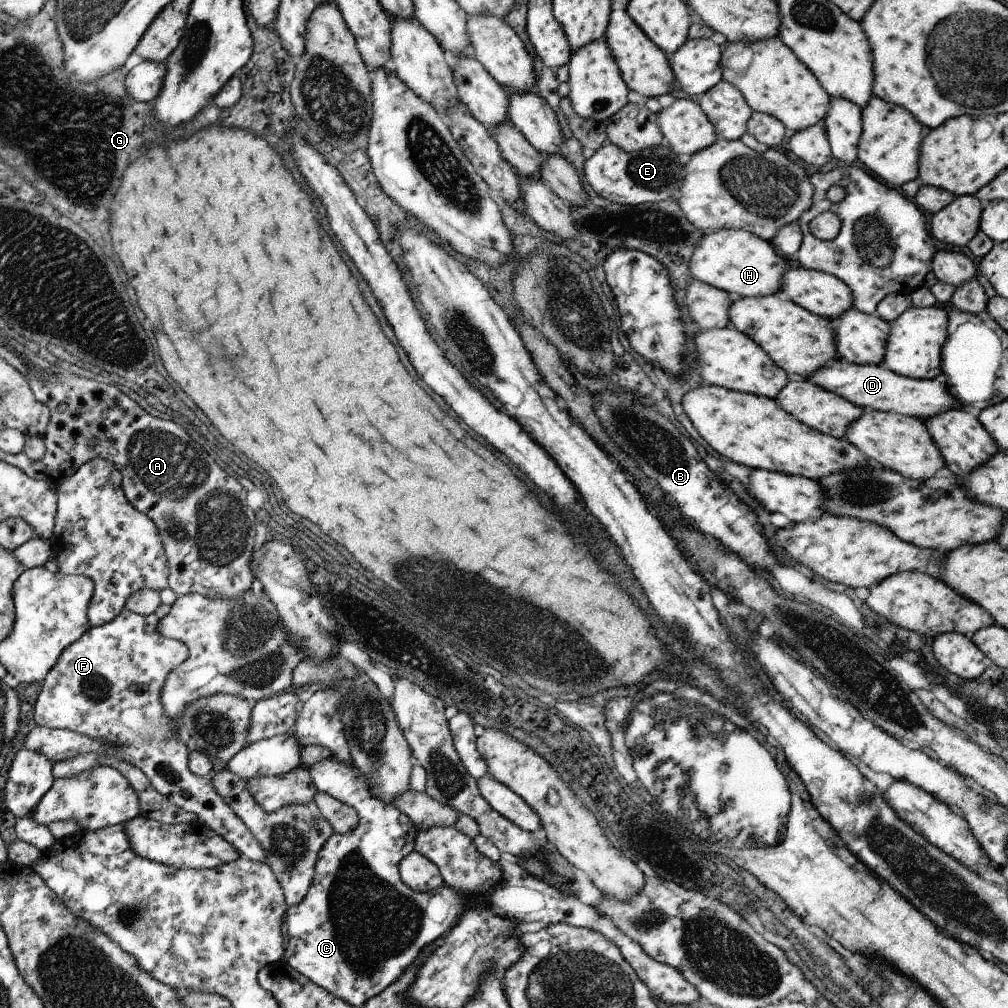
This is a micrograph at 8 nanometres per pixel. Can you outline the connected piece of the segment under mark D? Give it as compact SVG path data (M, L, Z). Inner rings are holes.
M838 358L830 361L824 368L810 374L808 379L814 386L840 394L848 402L862 407L864 410L877 410L898 413L912 418L927 421L940 412L948 412L956 407L955 396L949 392L942 378L915 379L900 374L894 374L883 365L857 365L846 359Z

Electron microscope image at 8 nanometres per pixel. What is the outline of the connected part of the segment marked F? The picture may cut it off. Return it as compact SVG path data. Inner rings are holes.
M161 603L158 610L149 615L123 609L118 617L99 627L91 627L84 636L68 646L56 661L55 668L47 674L38 694L34 708L34 720L38 727L50 730L71 730L88 738L100 738L116 746L117 756L140 767L151 780L156 792L163 794L172 804L186 812L194 813L216 834L227 839L239 850L239 856L252 862L268 864L268 856L256 836L248 830L243 819L228 806L215 789L211 776L195 775L190 769L190 753L186 747L186 736L176 730L175 723L163 706L163 688L171 670L183 664L190 656L190 647L185 642L168 638L159 631L159 622L171 612L171 606Z

